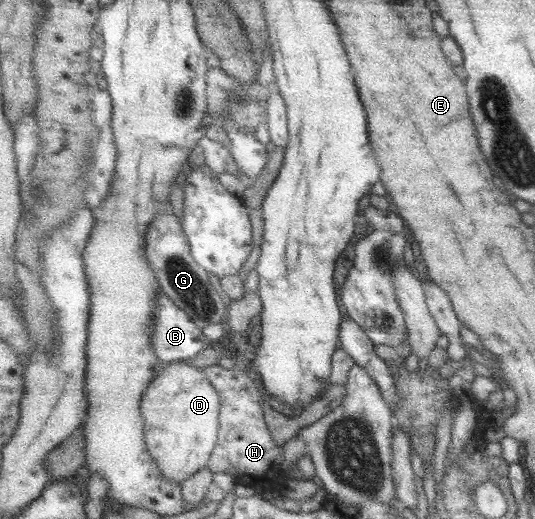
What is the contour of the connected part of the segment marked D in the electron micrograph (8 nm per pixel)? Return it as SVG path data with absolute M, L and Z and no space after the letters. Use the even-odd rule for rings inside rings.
M177 360L164 364L164 370L146 390L141 409L153 459L170 480L181 484L209 465L222 426L222 399L209 381L205 368Z

